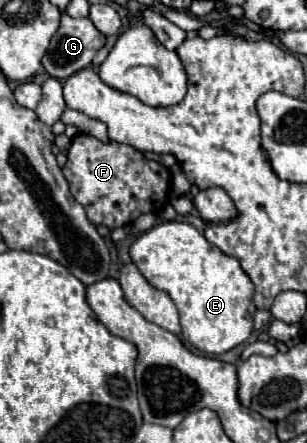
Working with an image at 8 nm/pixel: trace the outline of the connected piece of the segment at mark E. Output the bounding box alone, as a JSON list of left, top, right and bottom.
[131,221,257,355]

